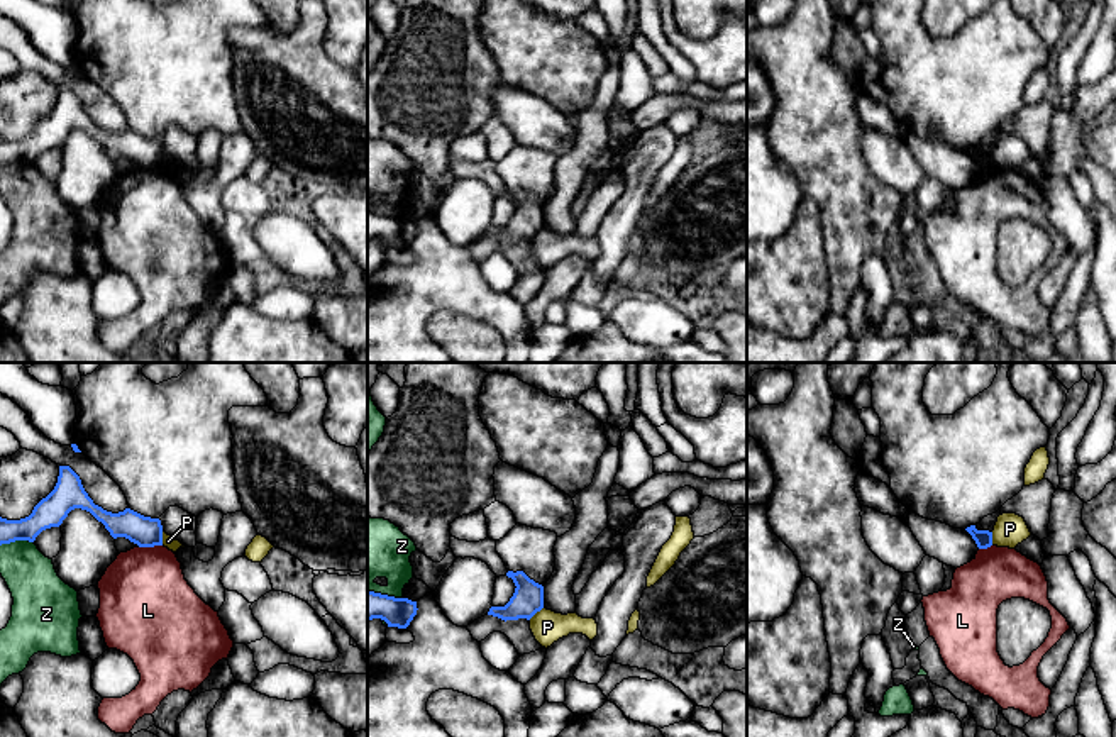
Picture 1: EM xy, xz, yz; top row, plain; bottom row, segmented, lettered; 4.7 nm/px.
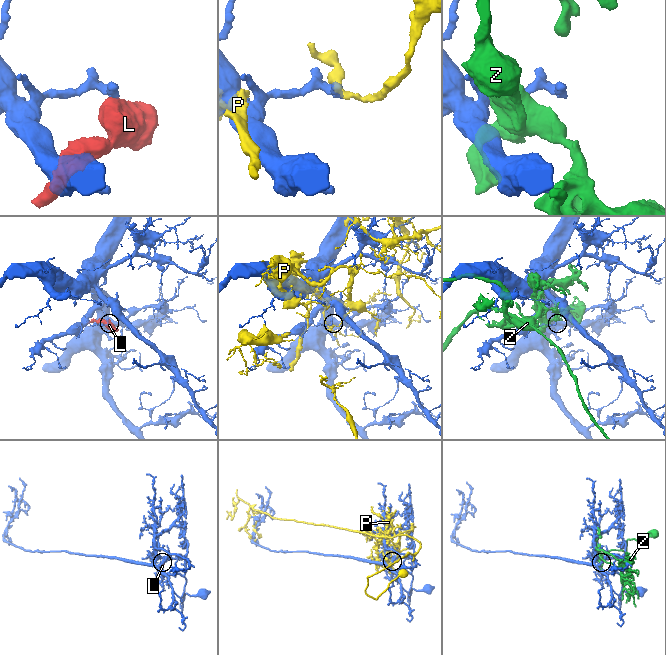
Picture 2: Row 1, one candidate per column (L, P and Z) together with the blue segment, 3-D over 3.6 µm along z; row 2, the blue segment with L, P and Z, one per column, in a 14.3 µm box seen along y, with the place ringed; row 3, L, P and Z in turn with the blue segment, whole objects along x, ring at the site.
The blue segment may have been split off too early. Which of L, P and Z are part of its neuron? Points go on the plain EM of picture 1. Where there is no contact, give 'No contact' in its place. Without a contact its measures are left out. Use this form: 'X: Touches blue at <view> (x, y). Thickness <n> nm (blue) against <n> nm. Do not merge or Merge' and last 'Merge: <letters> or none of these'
L: Touches blue at xy (149, 166). Thickness 140 nm (blue) against 420 nm. Do not merge
P: Touches blue at xy (161, 158). Thickness 140 nm (blue) against 60 nm. Do not merge
Z: Touches blue at xy (16, 160). Thickness 140 nm (blue) against 240 nm. Do not merge
Merge: none of these

